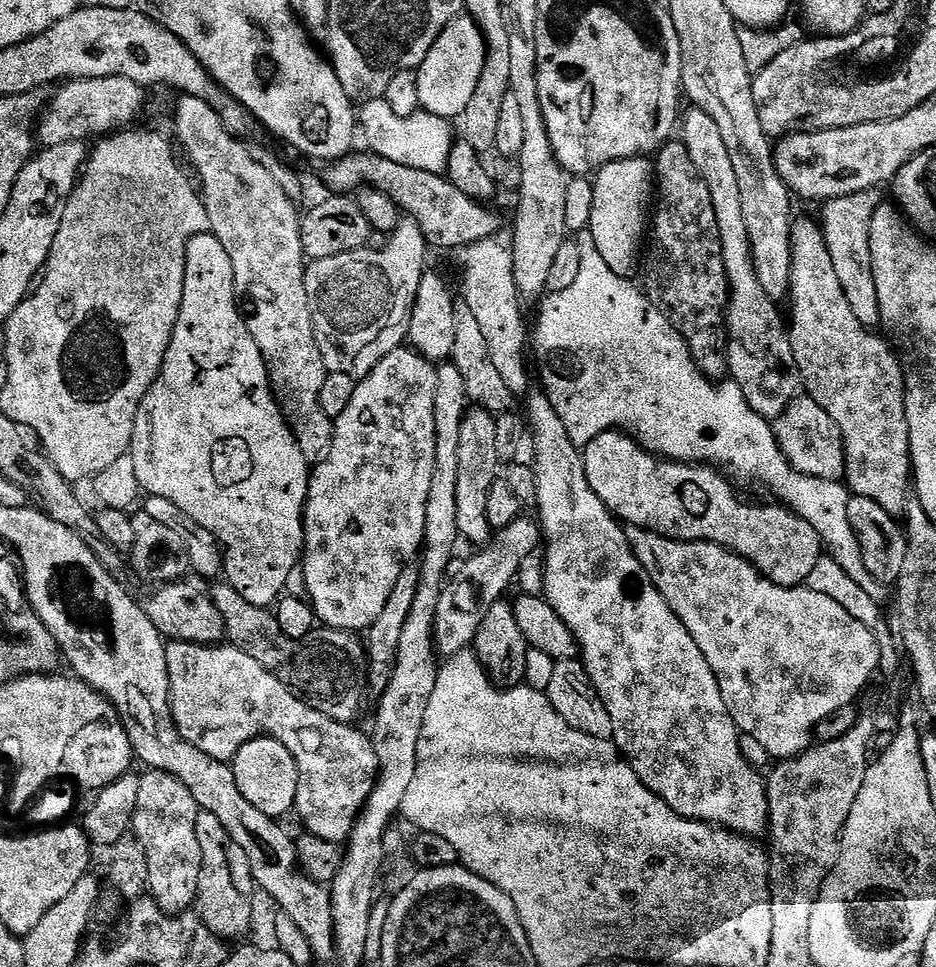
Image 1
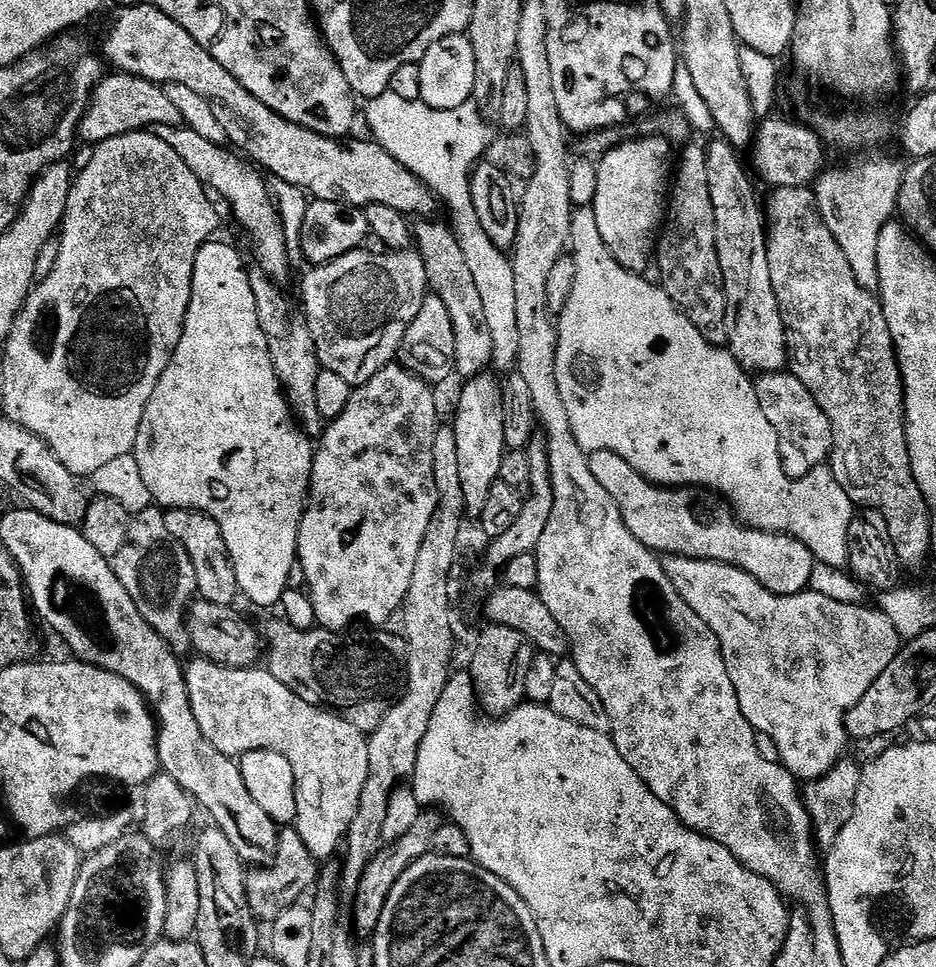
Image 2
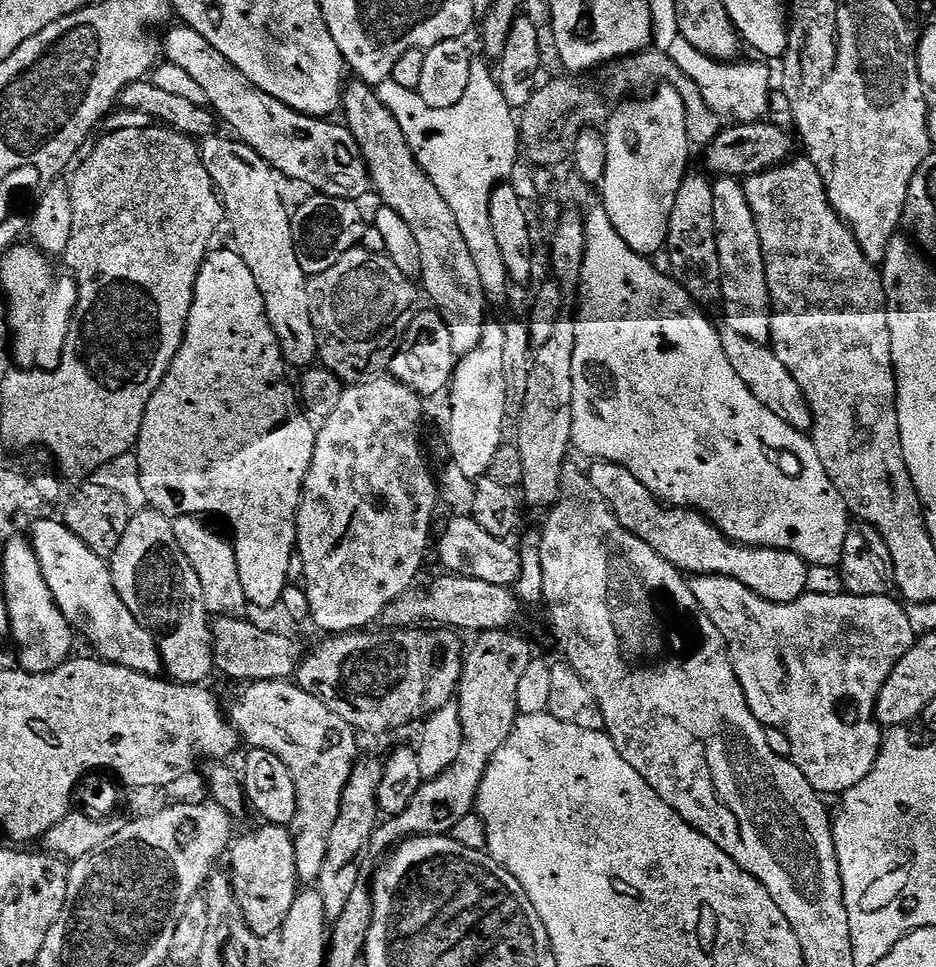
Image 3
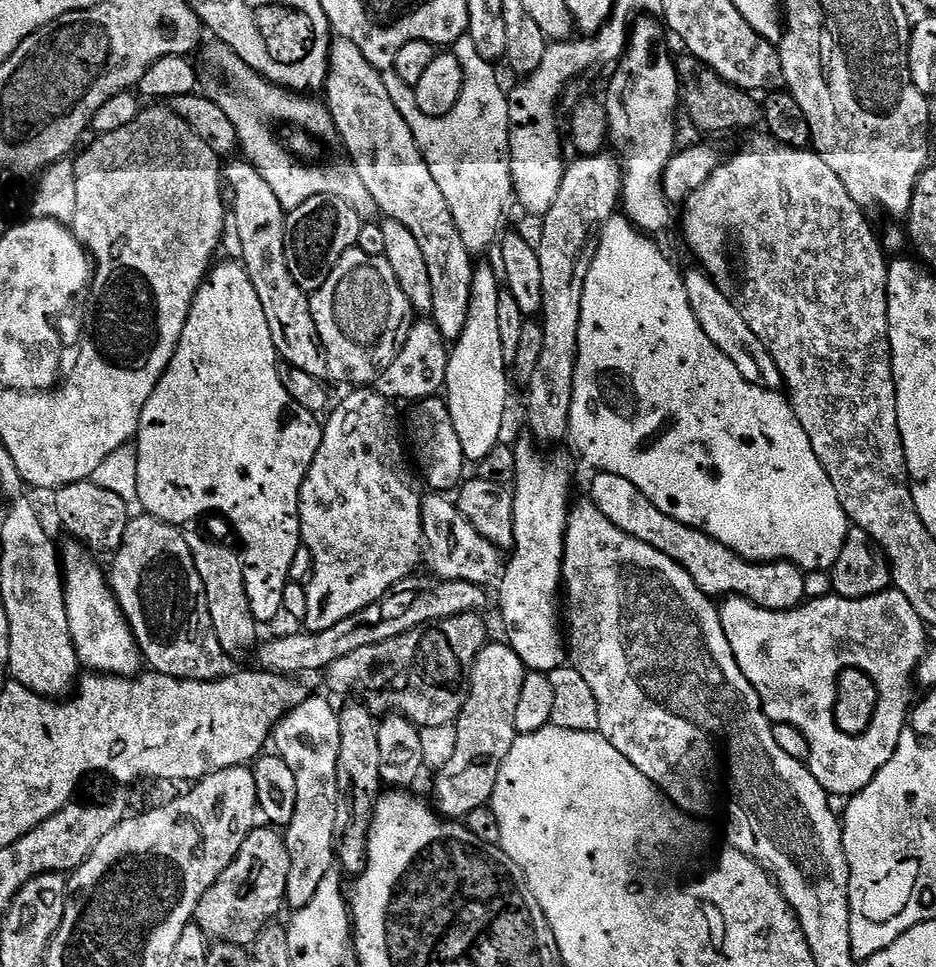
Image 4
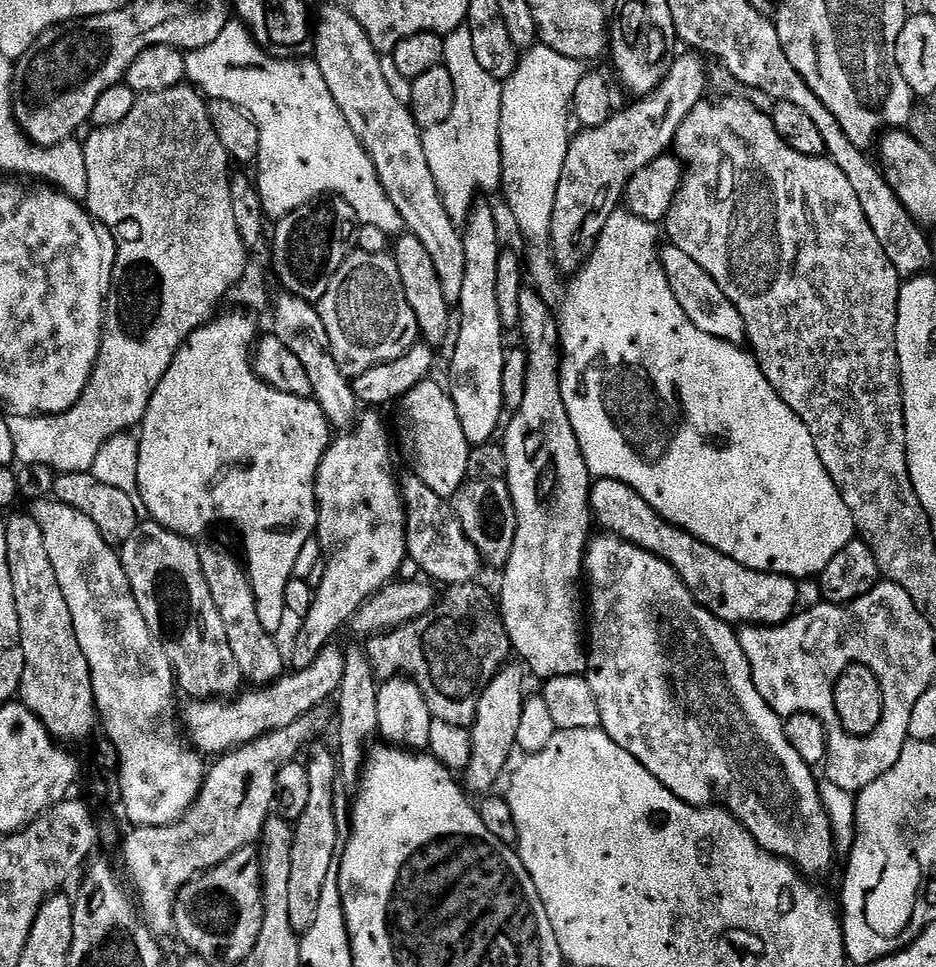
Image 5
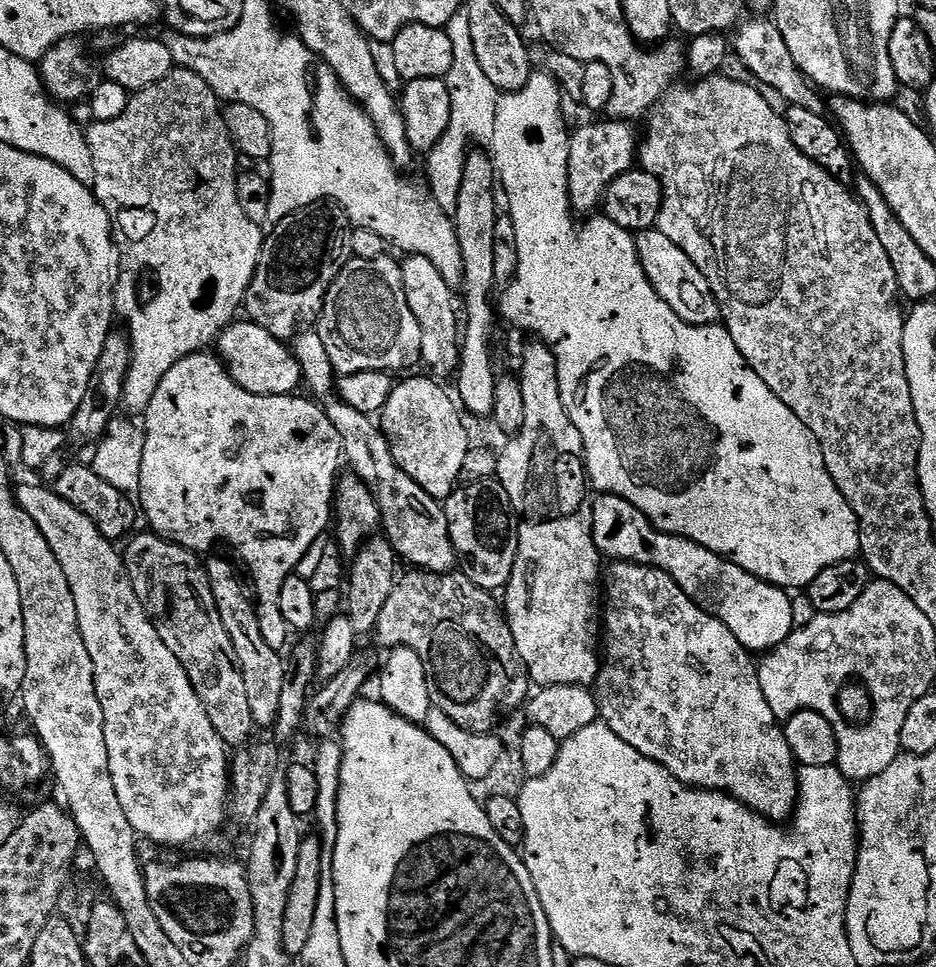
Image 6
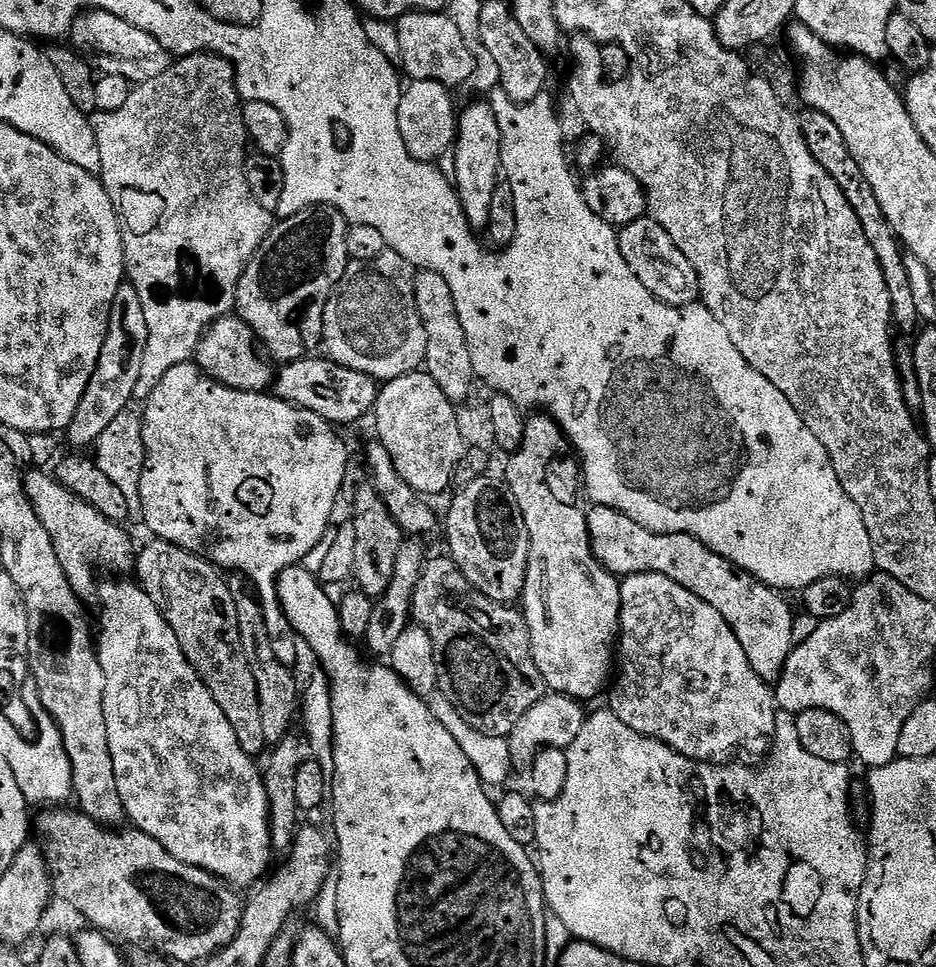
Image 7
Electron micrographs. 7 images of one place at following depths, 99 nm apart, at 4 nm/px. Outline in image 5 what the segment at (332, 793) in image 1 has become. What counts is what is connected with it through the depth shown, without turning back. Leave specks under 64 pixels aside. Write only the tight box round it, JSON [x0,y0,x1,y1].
[286,747,342,934]

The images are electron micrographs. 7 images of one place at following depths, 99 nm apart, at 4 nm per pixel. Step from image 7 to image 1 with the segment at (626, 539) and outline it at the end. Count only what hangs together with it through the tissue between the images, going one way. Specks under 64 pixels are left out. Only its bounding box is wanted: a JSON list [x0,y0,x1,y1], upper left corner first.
[582,430,822,588]

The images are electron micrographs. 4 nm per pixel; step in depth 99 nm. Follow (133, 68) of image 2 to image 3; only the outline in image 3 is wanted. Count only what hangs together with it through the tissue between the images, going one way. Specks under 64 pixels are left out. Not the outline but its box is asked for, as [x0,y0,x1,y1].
[162,26,372,201]

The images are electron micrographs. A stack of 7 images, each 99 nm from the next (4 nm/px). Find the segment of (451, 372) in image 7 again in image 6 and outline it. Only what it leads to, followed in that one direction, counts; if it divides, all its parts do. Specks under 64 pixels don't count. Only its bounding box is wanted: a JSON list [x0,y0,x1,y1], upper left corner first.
[400,255,462,378]

